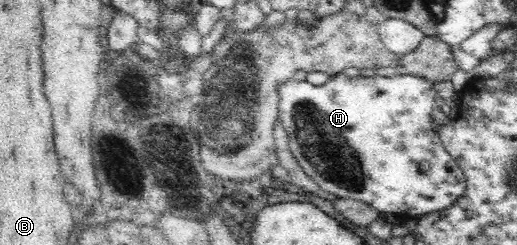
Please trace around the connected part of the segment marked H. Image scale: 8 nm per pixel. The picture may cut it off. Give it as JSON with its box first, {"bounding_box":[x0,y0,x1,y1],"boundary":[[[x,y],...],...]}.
{"bounding_box":[277,72,466,221],"boundary":[[[340,72],[330,76],[329,80],[320,86],[312,85],[307,80],[290,79],[280,84],[277,89],[279,95],[279,121],[287,131],[288,146],[294,159],[302,167],[305,174],[316,185],[319,185],[320,189],[327,191],[329,194],[334,194],[338,198],[362,201],[372,206],[373,209],[376,209],[376,212],[381,213],[383,216],[392,213],[400,220],[413,218],[418,221],[418,219],[426,216],[428,213],[443,211],[453,207],[464,196],[464,189],[466,189],[466,176],[464,175],[463,169],[458,165],[455,158],[447,152],[447,149],[443,147],[438,134],[432,128],[434,123],[430,114],[436,107],[434,99],[437,96],[437,91],[432,85],[432,82],[426,81],[424,78],[414,77],[408,74],[396,74],[392,77],[384,77],[376,74],[371,77],[348,77]]]}

